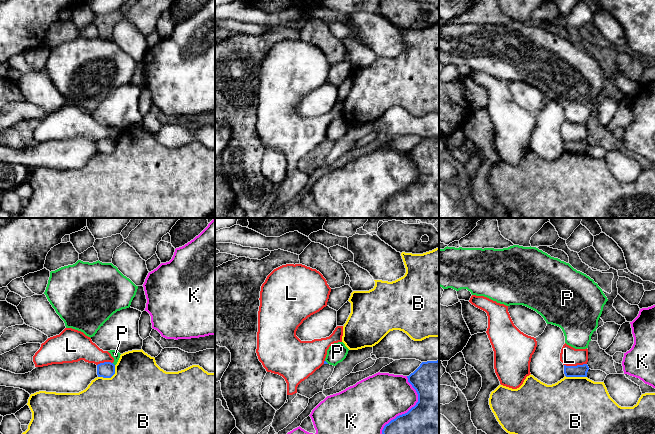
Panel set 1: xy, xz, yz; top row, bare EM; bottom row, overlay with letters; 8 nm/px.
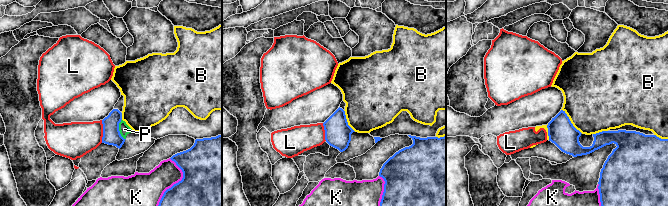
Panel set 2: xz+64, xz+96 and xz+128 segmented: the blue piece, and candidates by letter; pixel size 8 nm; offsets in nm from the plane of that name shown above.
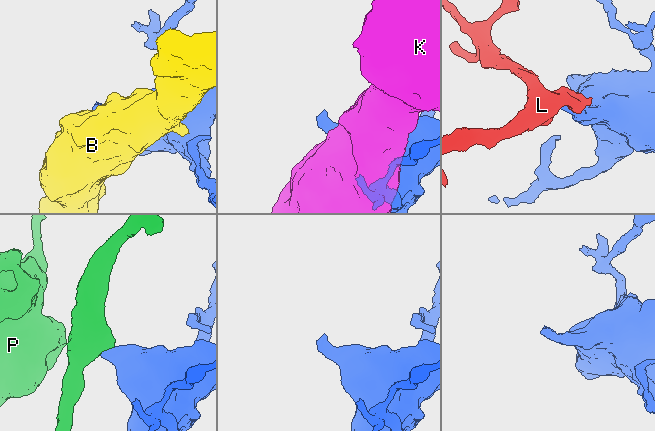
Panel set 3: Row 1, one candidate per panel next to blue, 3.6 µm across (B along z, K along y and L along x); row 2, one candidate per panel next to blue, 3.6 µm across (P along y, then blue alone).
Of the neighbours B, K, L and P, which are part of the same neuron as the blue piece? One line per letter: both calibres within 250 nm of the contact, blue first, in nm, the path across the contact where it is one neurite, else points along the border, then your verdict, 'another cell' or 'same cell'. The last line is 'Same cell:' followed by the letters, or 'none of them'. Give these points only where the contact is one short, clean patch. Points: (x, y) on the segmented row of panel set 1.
B: 130 nm thick on the blue side, 500 nm on the other; another cell
K: 360 nm thick on the blue side, 380 nm on the other; another cell
L: 100 nm thick on the blue side, 160 nm on the other; border along yz (586, 363), (564, 365); another cell
P: 130 nm thick on the blue side, 70 nm on the other; border along xy (112, 363), (114, 365); another cell
Same cell: none of them

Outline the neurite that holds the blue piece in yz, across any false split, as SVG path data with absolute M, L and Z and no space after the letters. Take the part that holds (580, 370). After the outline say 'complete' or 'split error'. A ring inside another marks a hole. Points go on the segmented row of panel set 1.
M587 364L577 366L564 365L564 374L566 377L587 377L589 367Z; complete

